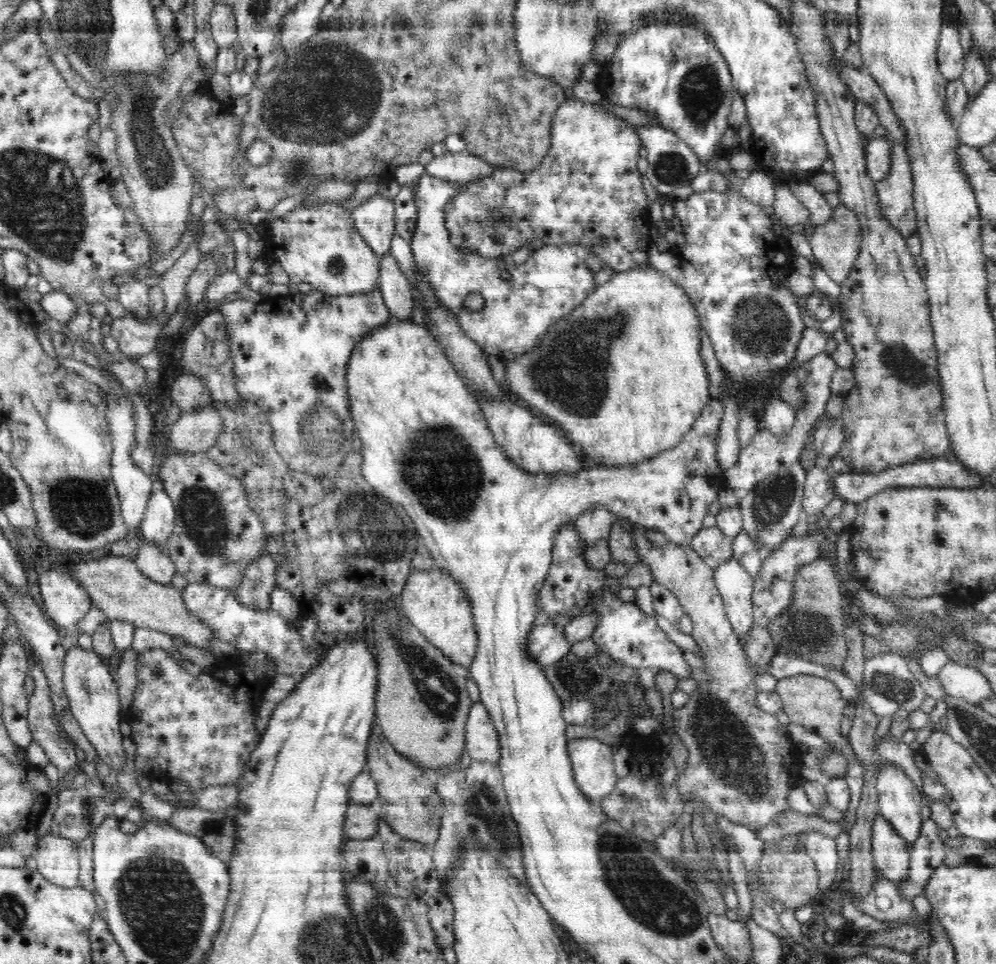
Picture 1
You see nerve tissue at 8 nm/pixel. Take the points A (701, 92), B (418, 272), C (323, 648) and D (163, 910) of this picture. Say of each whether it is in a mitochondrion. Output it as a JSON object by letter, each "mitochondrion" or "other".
{"A":"mitochondrion","B":"other","C":"other","D":"mitochondrion"}

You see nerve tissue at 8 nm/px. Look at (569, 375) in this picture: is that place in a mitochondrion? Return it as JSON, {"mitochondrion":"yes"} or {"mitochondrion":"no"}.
{"mitochondrion":"yes"}

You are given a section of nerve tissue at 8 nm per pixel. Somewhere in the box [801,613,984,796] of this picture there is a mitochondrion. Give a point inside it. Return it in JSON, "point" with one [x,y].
{"point":[892,687]}

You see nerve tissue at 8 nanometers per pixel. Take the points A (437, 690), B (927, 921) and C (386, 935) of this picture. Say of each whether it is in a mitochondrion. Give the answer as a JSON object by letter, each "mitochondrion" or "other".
{"A":"mitochondrion","B":"other","C":"mitochondrion"}

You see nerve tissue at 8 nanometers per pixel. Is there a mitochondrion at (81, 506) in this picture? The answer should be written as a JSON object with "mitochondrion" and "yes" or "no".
{"mitochondrion":"yes"}

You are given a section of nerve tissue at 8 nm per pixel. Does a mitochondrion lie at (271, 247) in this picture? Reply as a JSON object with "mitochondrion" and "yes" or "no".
{"mitochondrion":"no"}

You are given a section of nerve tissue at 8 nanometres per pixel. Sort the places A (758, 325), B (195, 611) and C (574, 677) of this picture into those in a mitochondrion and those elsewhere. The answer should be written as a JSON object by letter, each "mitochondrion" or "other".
{"A":"mitochondrion","B":"other","C":"mitochondrion"}

